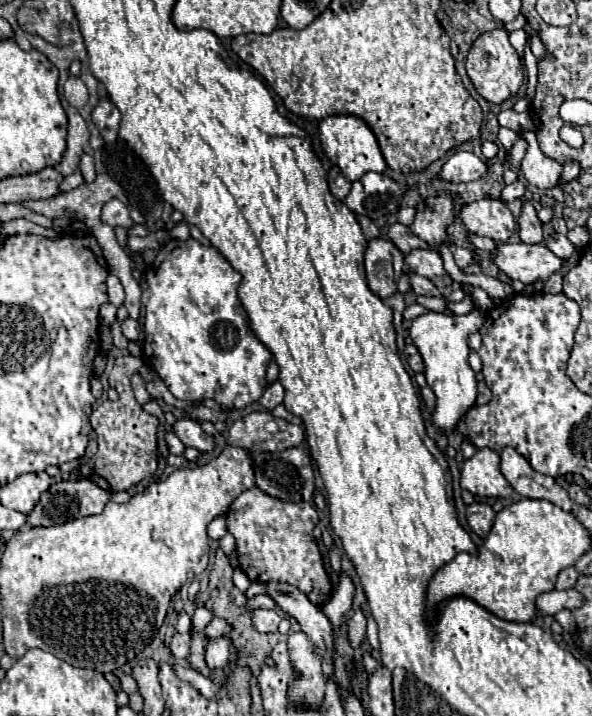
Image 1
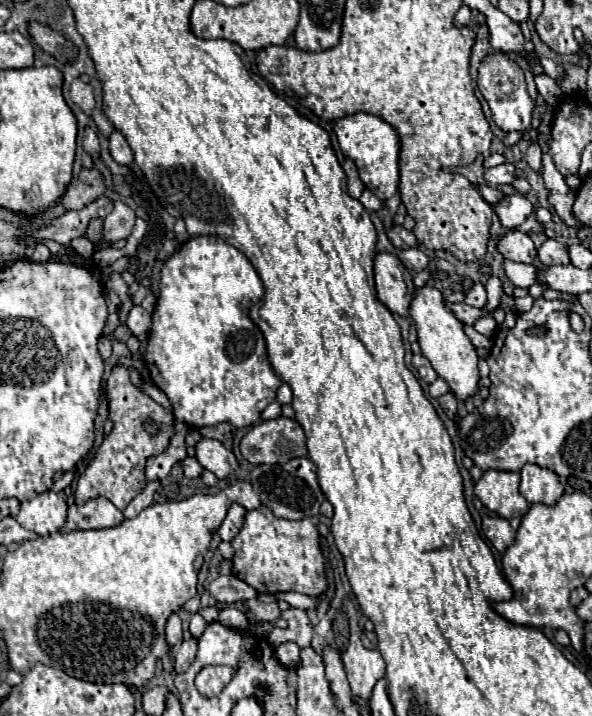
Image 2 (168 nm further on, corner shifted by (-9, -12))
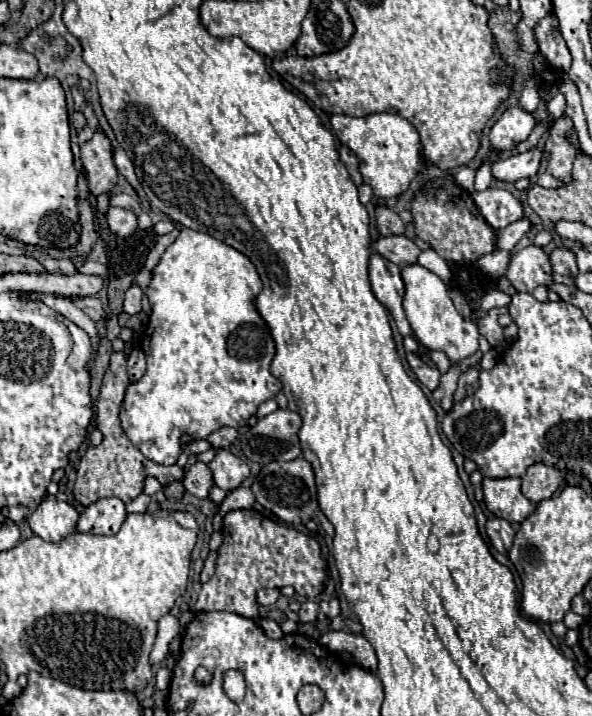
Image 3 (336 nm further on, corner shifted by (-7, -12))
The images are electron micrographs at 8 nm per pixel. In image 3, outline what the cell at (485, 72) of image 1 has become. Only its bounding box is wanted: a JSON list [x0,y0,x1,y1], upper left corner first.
[490,106,536,150]

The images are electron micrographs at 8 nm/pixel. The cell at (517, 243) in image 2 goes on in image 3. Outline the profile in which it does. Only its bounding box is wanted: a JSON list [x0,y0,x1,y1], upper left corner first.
[506,246,552,292]

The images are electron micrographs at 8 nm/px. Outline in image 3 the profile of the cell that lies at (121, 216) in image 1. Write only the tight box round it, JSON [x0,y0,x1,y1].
[106,208,136,238]

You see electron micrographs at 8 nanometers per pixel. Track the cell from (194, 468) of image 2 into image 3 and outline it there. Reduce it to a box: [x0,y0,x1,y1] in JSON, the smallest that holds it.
[184,462,214,498]

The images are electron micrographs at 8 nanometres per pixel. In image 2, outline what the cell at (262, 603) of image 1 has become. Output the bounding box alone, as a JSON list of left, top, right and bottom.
[267,608,312,650]

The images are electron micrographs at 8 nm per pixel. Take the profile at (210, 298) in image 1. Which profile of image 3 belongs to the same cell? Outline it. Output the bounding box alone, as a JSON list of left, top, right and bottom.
[120,228,282,466]

